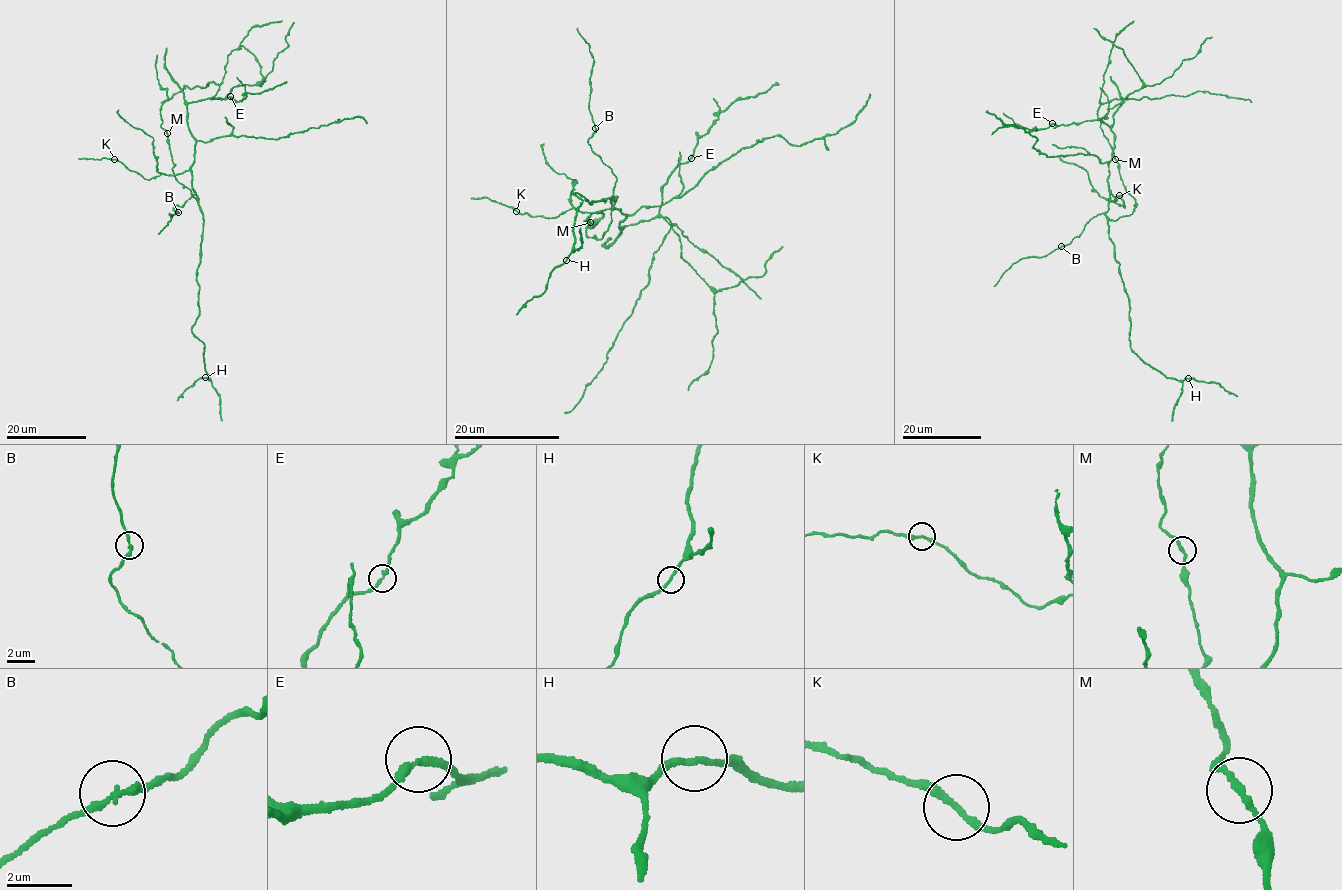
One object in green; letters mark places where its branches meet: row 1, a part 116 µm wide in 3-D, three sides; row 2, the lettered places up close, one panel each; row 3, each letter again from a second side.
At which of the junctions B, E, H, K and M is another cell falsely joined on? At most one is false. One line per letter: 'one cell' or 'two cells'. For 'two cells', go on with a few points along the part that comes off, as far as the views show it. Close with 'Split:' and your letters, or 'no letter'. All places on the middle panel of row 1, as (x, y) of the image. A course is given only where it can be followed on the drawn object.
B: one cell
E: one cell
H: one cell
K: one cell
M: one cell
Split: no letter

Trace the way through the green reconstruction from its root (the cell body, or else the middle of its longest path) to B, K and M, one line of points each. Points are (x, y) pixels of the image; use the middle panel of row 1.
B: (612, 203), (616, 175), (588, 143), (595, 128)
K: (612, 203), (610, 209), (580, 212), (572, 209), (547, 218), (531, 217), (516, 210)
M: (612, 203), (611, 221), (601, 238), (587, 236), (586, 227), (591, 222)

